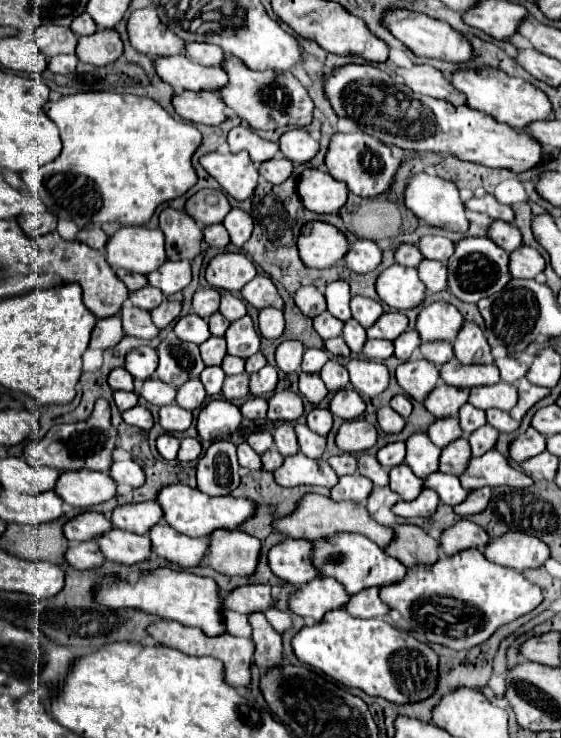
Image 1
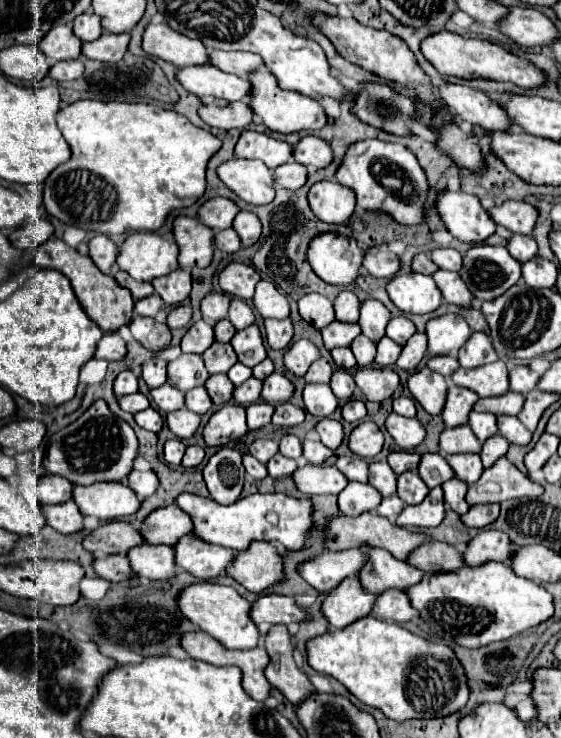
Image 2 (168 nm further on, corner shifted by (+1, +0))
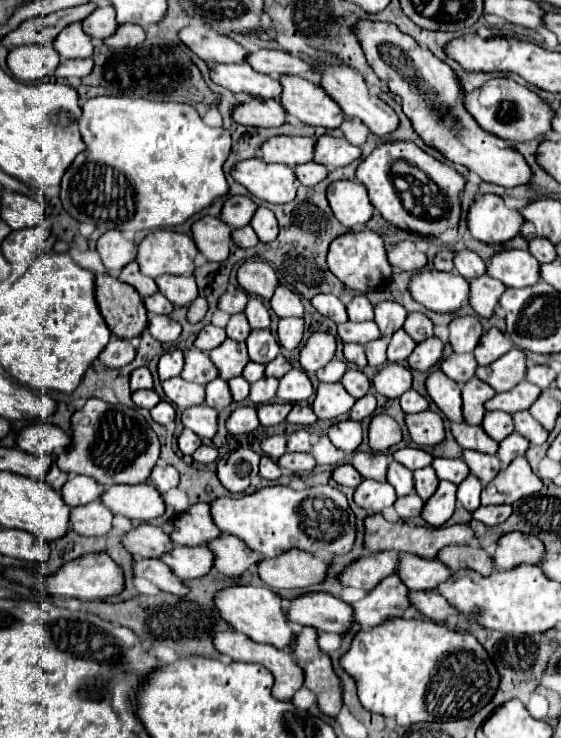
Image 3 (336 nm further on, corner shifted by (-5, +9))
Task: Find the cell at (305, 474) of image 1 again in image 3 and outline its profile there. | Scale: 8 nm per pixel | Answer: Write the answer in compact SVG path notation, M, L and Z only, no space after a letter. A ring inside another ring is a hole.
M344 463L344 465L334 467L332 479L334 479L338 485L346 485L346 487L352 487L352 489L354 489L354 487L362 481L362 475L360 475L350 463Z

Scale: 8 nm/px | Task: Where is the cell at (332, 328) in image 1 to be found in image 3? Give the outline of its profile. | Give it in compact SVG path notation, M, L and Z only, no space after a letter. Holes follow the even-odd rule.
M346 321L338 325L338 337L344 343L360 343L366 345L372 339L380 337L380 331L376 327L374 321L362 321L362 323L354 323L354 321Z

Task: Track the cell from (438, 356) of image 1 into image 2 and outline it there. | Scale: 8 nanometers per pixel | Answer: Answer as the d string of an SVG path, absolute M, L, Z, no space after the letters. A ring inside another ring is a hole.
M432 356L428 360L428 368L442 374L444 378L450 378L460 368L460 364L454 356Z

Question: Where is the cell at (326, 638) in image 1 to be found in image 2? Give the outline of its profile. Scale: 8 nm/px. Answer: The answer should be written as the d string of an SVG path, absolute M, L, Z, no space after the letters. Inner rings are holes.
M374 616L358 620L358 624L350 624L344 630L336 630L310 640L308 662L316 672L336 678L362 704L378 708L386 718L394 722L406 722L414 718L444 718L454 712L460 712L470 698L466 672L450 646L428 642L422 636L408 632L400 624L382 622Z

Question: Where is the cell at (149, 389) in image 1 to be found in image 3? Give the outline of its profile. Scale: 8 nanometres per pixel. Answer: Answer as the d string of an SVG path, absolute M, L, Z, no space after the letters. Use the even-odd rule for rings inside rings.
M172 377L162 381L162 389L168 401L180 409L188 409L188 407L204 403L204 387L198 383L184 381L182 377Z

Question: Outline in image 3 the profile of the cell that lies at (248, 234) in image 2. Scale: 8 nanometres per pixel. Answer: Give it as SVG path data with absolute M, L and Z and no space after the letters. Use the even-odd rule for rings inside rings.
M258 207L258 211L254 213L252 221L250 221L250 227L256 231L258 239L262 243L270 243L276 239L278 235L278 223L276 223L276 217L270 209L266 207Z

